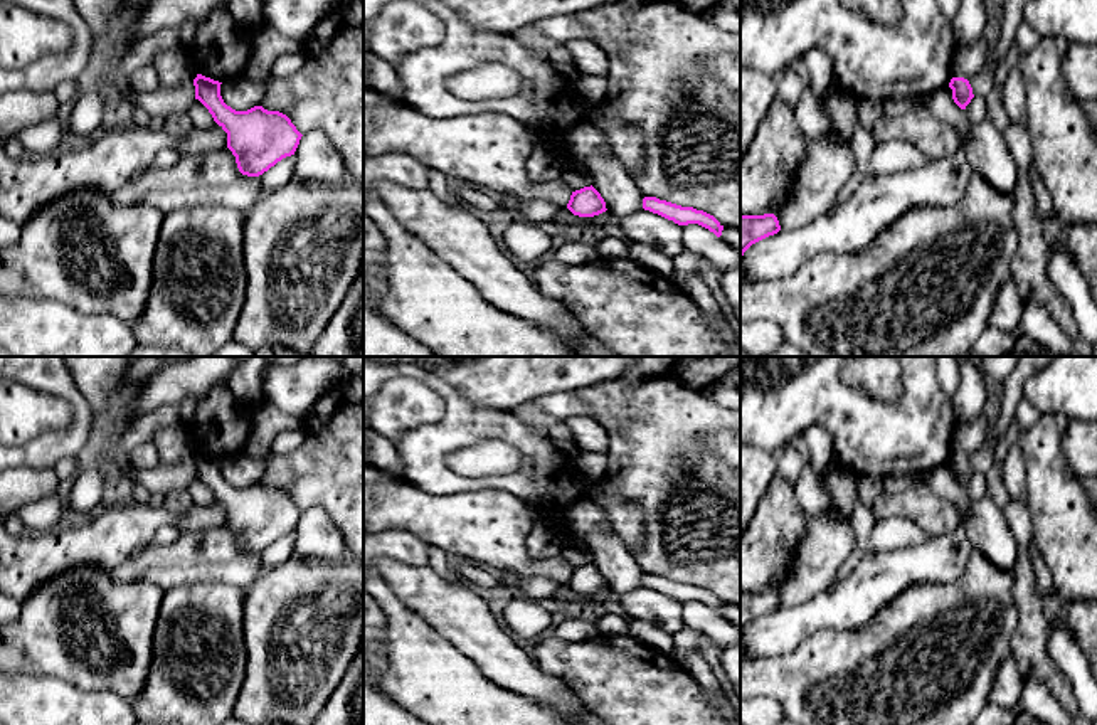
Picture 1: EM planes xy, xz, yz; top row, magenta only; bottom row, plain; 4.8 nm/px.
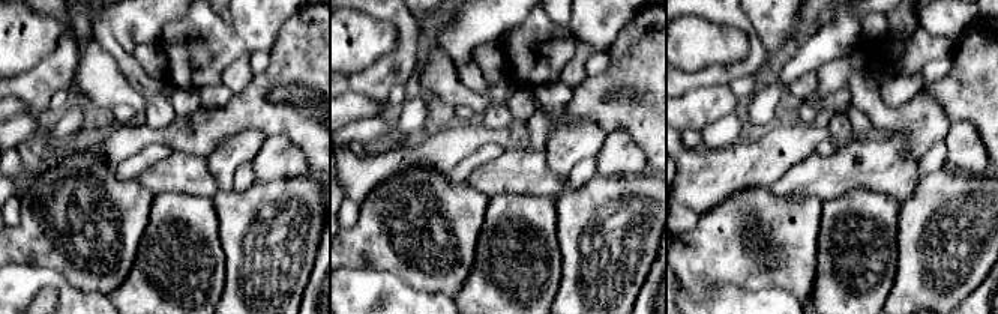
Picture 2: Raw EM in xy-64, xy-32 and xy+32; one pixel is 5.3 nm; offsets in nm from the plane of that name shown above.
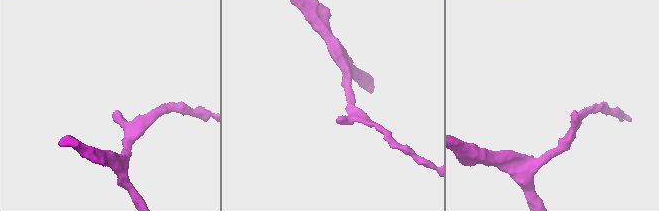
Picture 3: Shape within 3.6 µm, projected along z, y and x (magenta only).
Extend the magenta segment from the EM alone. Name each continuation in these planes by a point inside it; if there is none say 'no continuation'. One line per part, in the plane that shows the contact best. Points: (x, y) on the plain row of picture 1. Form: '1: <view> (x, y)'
no continuation

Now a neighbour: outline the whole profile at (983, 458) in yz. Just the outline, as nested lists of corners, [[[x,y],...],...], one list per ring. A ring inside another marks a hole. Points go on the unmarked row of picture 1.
[[[984,444],[969,456],[976,474],[986,474],[991,469],[994,463],[994,449],[996,446]]]

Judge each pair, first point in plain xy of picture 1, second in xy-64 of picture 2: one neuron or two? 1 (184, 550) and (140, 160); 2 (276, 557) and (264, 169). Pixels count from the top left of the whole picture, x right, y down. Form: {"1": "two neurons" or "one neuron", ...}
{"1": "two neurons", "2": "two neurons"}

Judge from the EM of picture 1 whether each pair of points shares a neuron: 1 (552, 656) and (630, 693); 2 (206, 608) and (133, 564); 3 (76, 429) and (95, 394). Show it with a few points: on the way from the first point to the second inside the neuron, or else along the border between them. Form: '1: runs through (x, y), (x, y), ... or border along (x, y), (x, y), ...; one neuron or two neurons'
1: runs through (571, 661), (611, 675); one neuron
2: border along (212, 581), (177, 584), (164, 592); two neurons
3: border along (71, 374), (93, 411); two neurons

